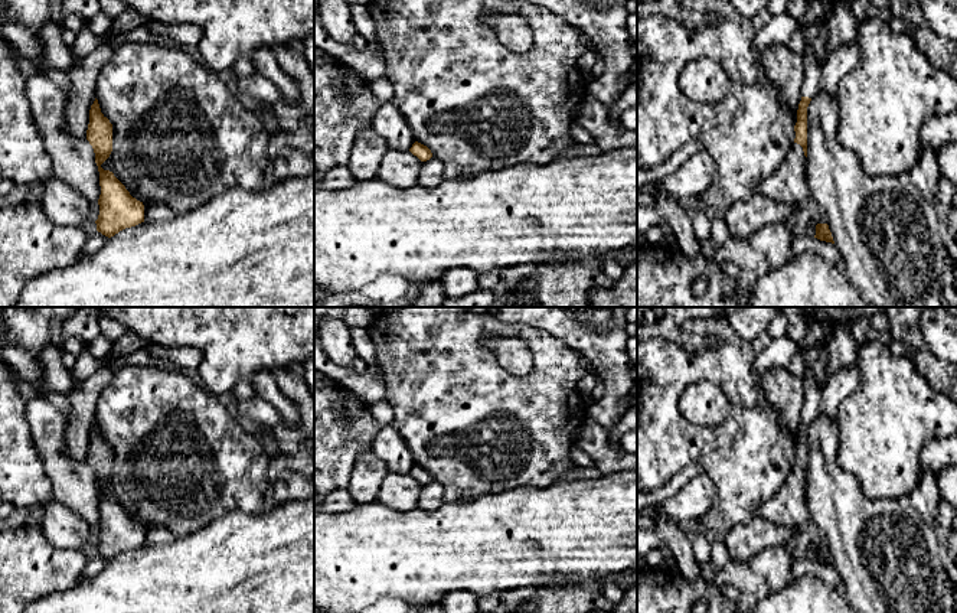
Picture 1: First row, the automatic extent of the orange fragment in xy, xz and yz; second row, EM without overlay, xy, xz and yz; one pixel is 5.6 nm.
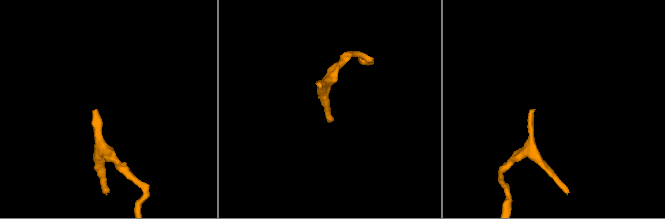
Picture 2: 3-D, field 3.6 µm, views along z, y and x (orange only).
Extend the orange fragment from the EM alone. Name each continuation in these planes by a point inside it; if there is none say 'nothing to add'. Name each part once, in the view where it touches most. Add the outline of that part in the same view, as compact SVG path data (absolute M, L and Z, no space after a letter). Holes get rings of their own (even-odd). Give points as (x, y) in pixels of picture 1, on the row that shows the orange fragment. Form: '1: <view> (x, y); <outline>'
1: yz (813, 64); M806 43L803 53L804 79L801 85L801 97L814 98L820 89L822 59L814 53L810 43Z

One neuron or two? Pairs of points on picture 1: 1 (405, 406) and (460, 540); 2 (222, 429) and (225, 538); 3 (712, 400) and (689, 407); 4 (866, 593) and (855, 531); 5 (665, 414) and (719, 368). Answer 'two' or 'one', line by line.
1: two
2: two
3: one
4: one
5: one

